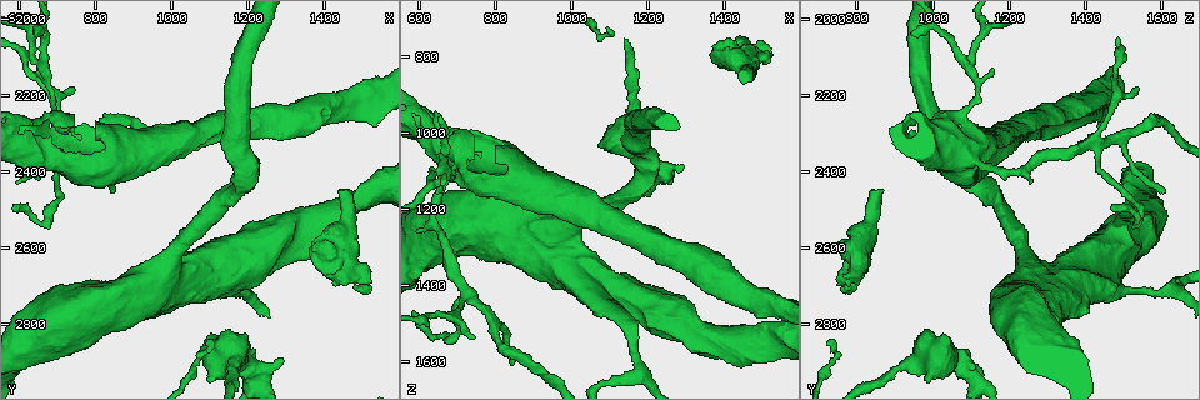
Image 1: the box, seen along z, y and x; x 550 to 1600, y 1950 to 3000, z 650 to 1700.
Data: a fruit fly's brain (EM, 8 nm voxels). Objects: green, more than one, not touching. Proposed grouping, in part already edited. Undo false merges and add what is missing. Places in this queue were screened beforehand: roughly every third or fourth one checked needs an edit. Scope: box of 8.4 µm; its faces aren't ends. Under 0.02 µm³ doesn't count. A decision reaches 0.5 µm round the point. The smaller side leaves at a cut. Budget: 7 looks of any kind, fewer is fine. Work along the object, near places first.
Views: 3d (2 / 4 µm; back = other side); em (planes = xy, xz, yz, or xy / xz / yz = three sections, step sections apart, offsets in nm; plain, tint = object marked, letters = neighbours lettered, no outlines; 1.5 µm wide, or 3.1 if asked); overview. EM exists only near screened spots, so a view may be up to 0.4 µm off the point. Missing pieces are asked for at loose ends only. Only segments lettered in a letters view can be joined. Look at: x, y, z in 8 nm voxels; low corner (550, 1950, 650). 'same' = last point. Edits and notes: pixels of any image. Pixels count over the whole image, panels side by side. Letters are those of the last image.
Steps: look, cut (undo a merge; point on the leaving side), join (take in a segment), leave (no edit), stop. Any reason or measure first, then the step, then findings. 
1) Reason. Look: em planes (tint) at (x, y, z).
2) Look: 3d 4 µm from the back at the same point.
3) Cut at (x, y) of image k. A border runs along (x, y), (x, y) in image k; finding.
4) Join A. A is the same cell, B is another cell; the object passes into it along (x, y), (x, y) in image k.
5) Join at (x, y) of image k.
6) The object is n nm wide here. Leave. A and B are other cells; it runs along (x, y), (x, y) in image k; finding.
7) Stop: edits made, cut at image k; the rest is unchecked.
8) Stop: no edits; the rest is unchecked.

Stops while still wide. Look: em xz step 4 (letters) at (1280, 2895, 1105).

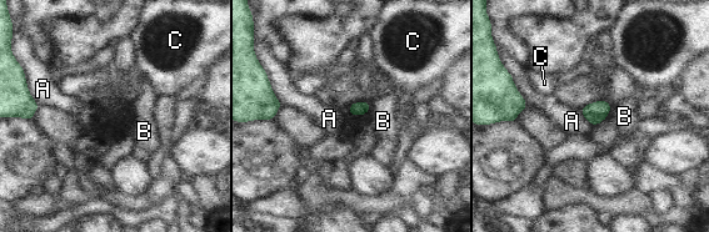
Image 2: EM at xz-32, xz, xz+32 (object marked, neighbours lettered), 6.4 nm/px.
Look: em planes (letters) at the same point.

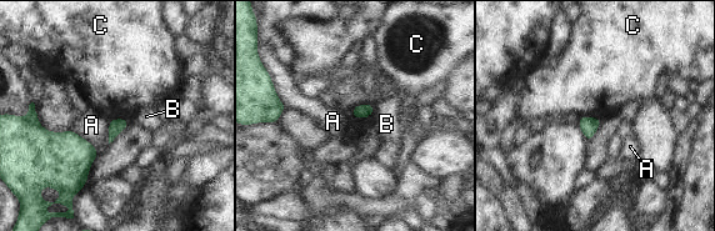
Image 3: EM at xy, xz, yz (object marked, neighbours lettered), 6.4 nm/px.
Leave. A, B and C are other cells; a border runs along (73, 129), (99, 152) in image 3; none of them fits.

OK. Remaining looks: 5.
An open end. Look: 3d 4 µm at (1435, 2455, 865).

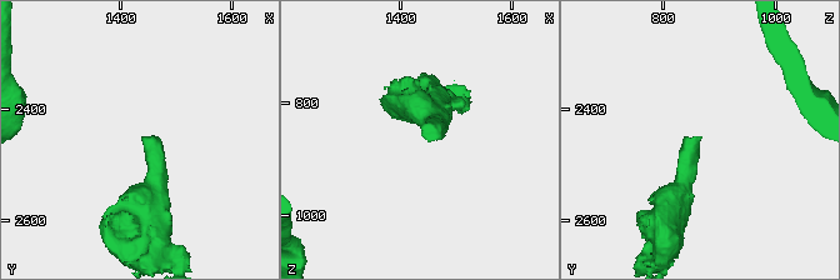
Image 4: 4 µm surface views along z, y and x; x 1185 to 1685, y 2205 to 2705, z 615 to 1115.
Look: em yz step 8 (letters) at (1435, 2455, 860).

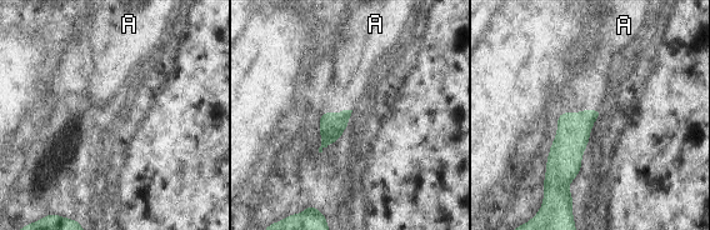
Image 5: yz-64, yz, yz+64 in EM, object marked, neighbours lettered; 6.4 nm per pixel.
The object is 160 nm wide here. Join A. A is the same cell; it goes on there.

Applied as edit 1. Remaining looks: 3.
Redraw. Look: overview.

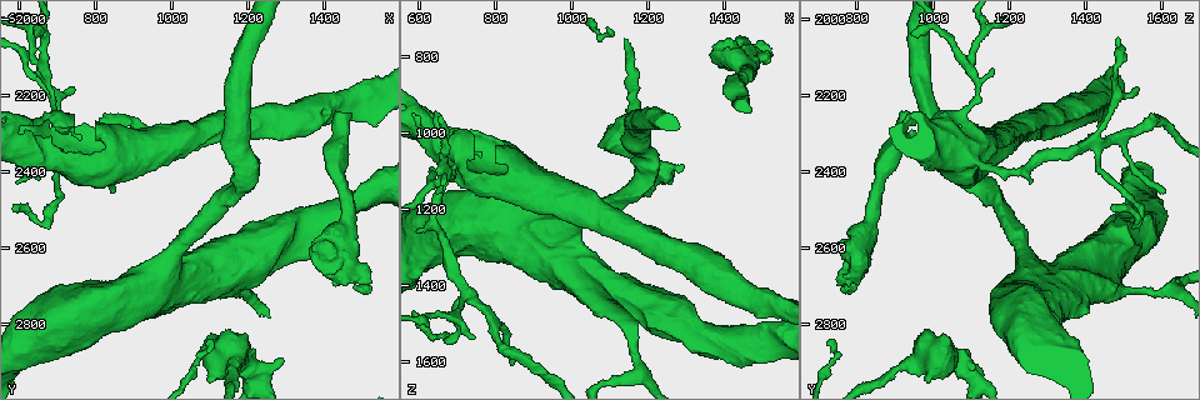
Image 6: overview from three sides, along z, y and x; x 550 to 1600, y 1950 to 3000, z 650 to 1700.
Arms part here. Look: 3d 2 µm at (665, 2125, 1085).

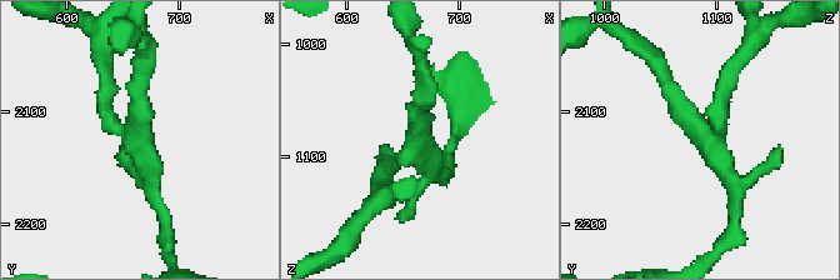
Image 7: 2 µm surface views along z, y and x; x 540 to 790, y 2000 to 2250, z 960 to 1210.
Shape alone is not enough. Look: em planes (letters) at (660, 2126, 1088).

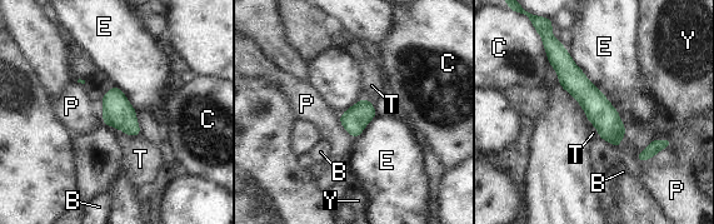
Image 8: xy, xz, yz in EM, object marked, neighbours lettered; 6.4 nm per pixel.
The longest contact is with E, 550 nm. Leave. B, C, E, P, T and Y are other cells; a border runs along (108, 125), (129, 135), (140, 134) in image 8; all the same cell.

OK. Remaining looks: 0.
Stop: edits made, join at image 5; the rest is unchecked.

